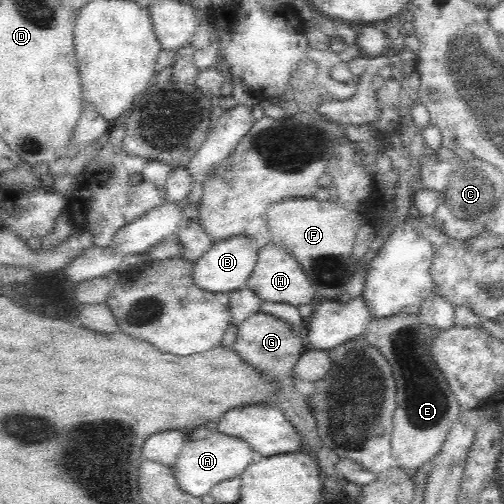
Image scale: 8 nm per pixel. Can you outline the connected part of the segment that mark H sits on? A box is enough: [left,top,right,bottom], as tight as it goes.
[245,240,315,306]

